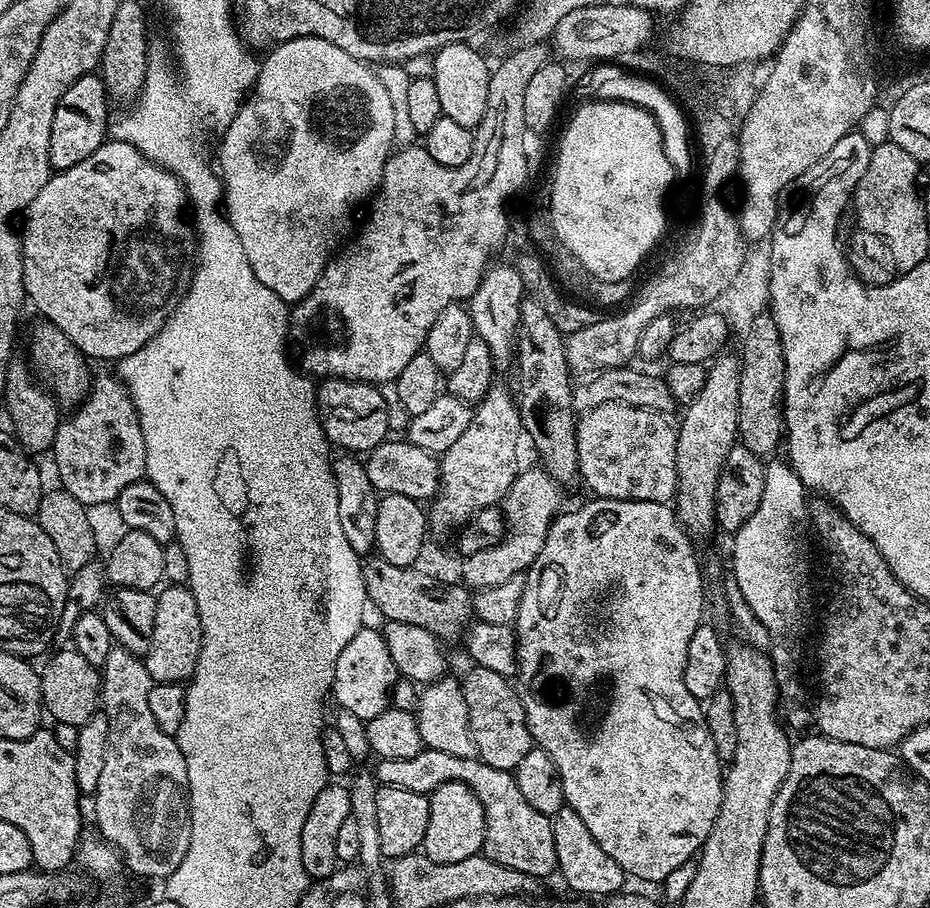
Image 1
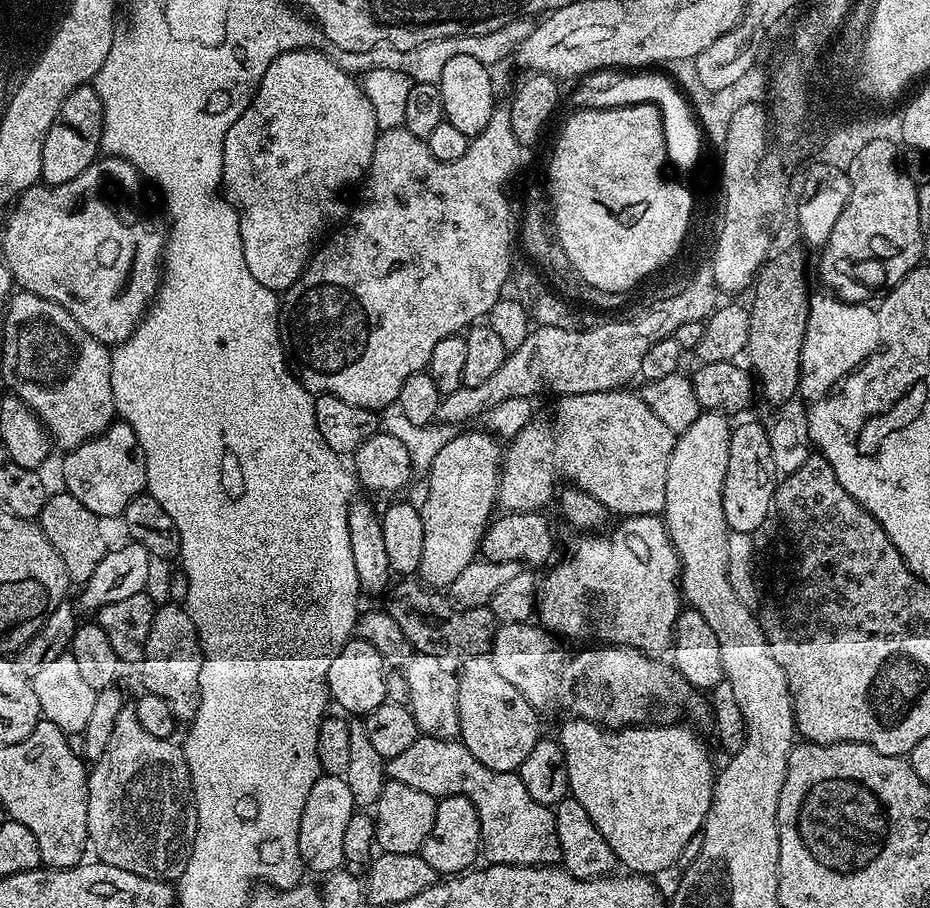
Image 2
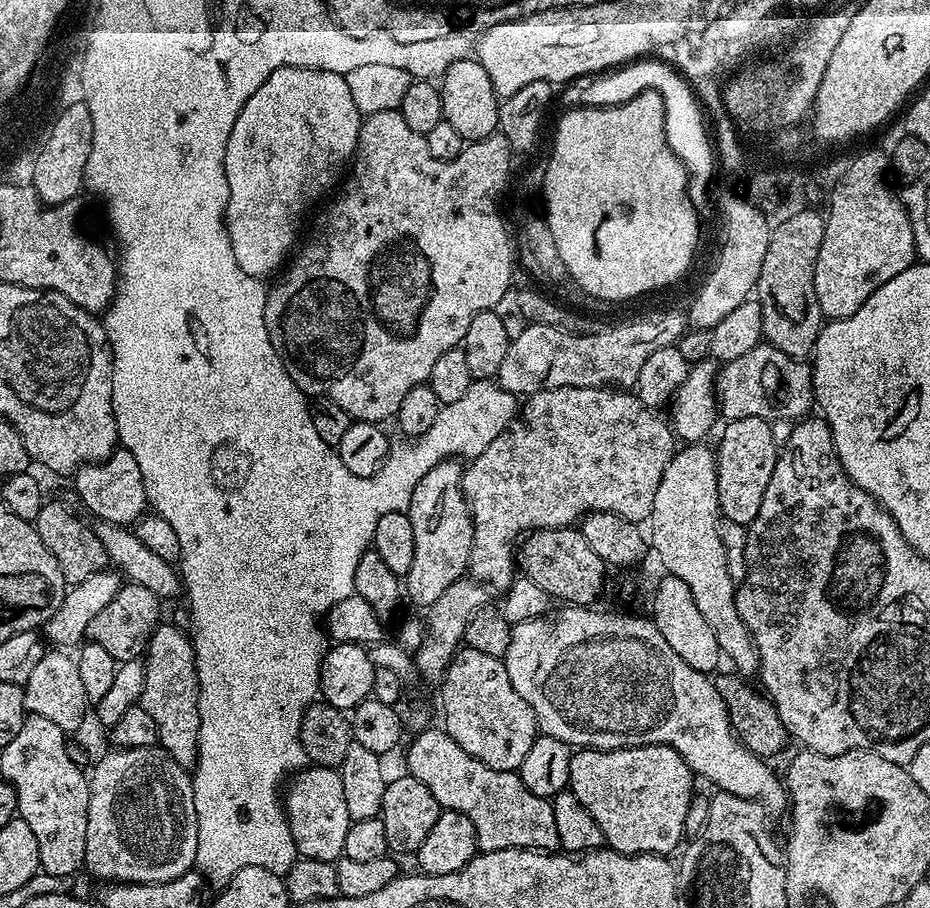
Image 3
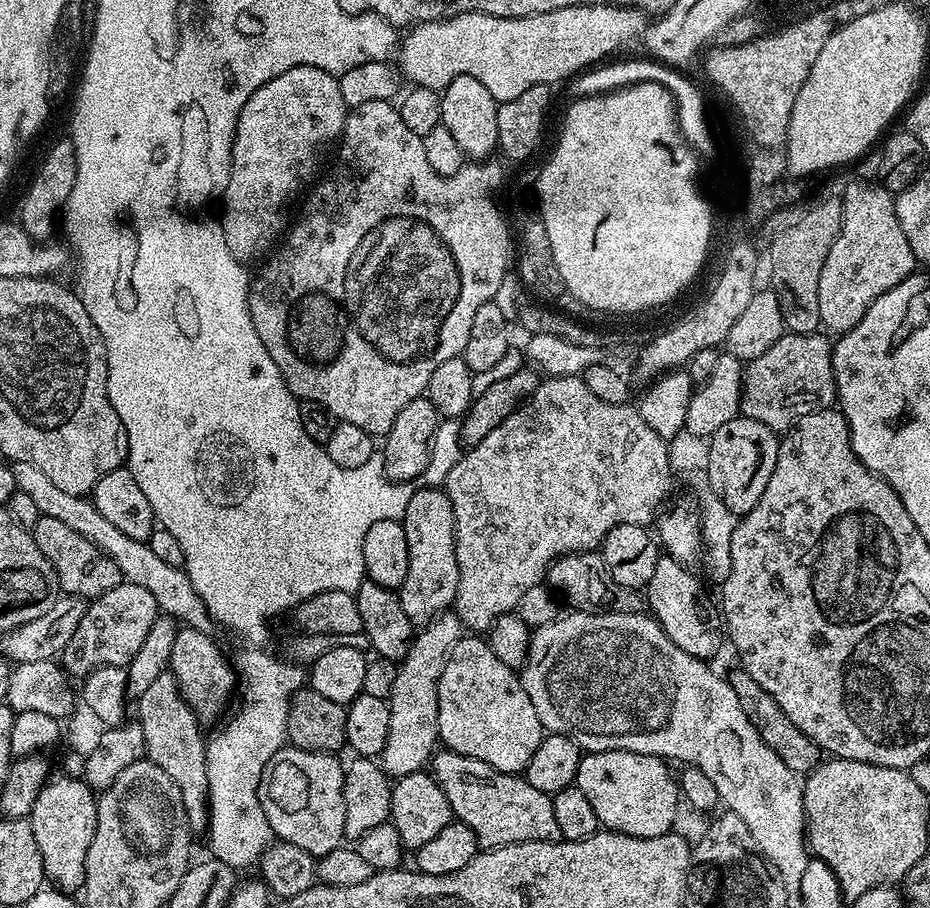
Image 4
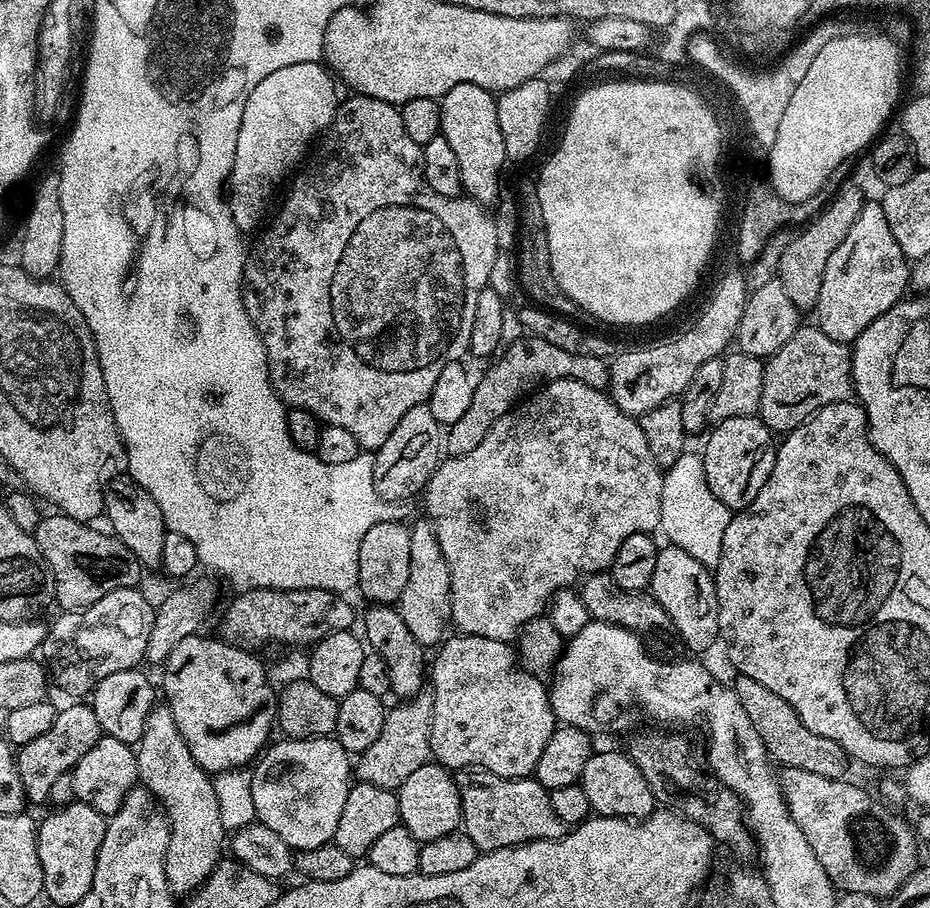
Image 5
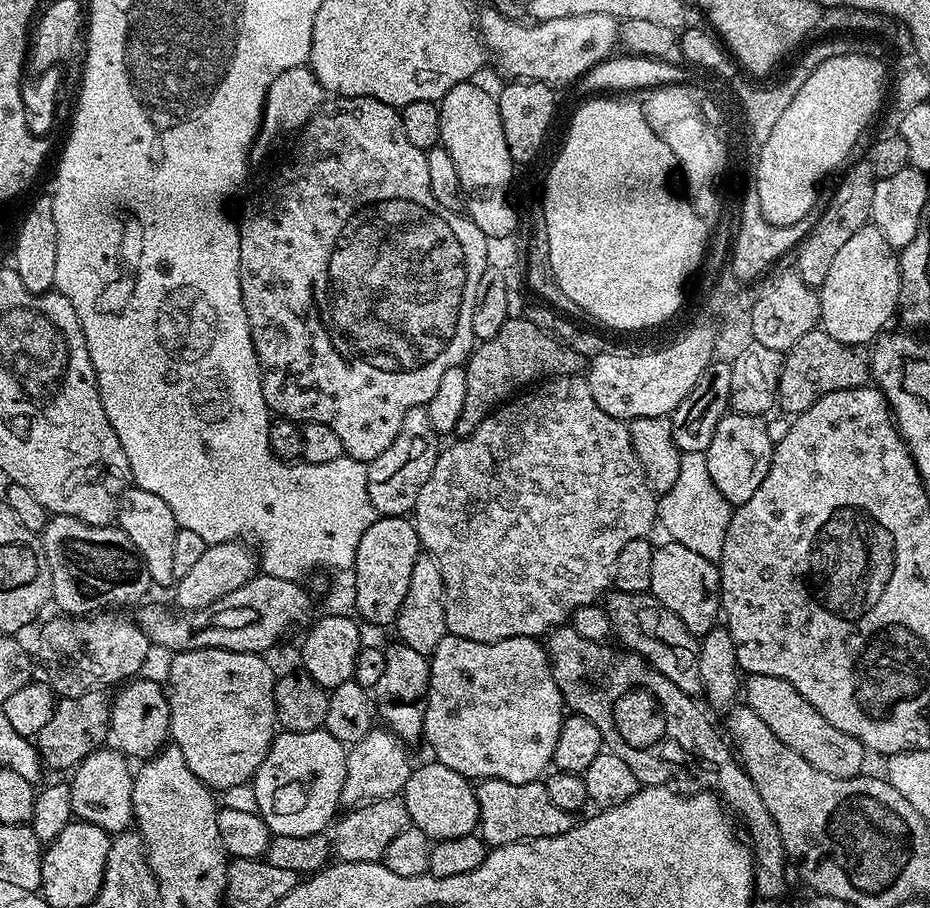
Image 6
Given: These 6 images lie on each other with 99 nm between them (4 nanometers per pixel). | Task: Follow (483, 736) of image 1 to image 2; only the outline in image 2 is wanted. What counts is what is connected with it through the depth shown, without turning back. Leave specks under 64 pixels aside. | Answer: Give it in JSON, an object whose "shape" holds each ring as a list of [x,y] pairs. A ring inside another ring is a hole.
{"shape":[[[491,655],[469,656],[461,664],[464,665],[458,668],[456,677],[459,739],[482,766],[490,766],[495,772],[516,772],[542,739],[541,717],[532,704],[498,674]]]}

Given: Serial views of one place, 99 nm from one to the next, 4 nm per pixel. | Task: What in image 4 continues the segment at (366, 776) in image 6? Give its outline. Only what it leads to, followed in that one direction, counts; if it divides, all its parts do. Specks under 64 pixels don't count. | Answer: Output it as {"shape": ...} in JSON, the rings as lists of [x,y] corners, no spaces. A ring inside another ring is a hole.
{"shape":[[[449,610],[423,625],[413,635],[412,645],[404,660],[399,661],[394,678],[394,690],[388,695],[390,734],[378,760],[389,777],[399,778],[421,771],[431,761],[438,748],[438,682],[446,666],[450,650],[466,629],[455,611]]]}

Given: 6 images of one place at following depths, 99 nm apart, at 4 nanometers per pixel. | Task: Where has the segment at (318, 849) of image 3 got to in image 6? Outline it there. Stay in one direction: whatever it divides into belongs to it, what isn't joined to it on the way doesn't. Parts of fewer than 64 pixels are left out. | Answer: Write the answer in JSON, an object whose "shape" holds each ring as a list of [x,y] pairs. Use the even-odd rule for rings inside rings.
{"shape":[[[315,728],[309,732],[281,731],[273,736],[272,745],[262,762],[258,766],[256,775],[250,781],[256,799],[256,811],[266,822],[273,836],[289,836],[302,838],[310,834],[324,832],[337,819],[341,811],[340,795],[342,782],[346,782],[346,758],[348,748],[338,738],[334,738],[324,728]]]}

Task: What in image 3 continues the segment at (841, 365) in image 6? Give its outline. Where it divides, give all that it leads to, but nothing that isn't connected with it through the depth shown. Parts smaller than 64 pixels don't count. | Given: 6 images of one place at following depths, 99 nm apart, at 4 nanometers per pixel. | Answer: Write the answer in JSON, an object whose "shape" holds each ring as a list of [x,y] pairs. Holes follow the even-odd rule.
{"shape":[[[761,342],[742,358],[727,361],[716,378],[716,403],[725,421],[738,418],[762,418],[769,422],[796,422],[814,408],[812,370],[803,359],[782,354],[773,344]]]}

